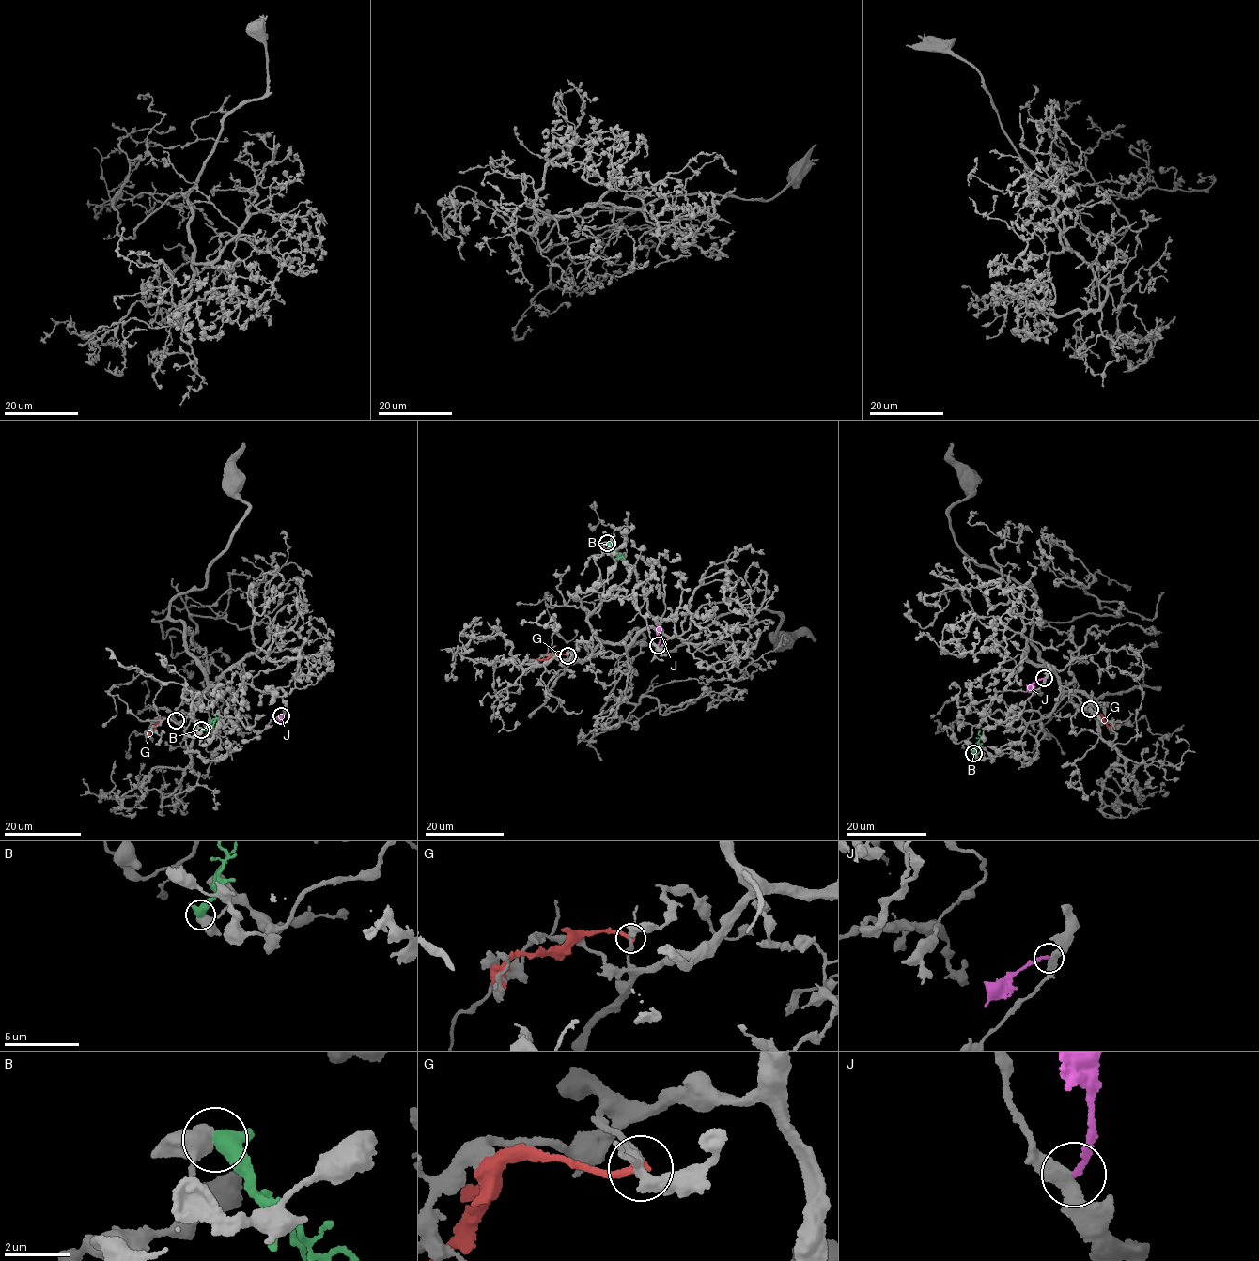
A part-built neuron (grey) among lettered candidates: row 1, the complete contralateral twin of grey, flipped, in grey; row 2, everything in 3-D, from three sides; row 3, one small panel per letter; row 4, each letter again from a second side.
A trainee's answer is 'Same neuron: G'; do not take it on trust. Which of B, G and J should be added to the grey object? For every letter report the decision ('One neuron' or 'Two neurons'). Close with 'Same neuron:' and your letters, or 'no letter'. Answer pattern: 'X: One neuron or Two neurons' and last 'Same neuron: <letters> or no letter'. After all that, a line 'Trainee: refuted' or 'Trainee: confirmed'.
B: Two neurons
G: Two neurons
J: Two neurons
Same neuron: no letter
Trainee: refuted

